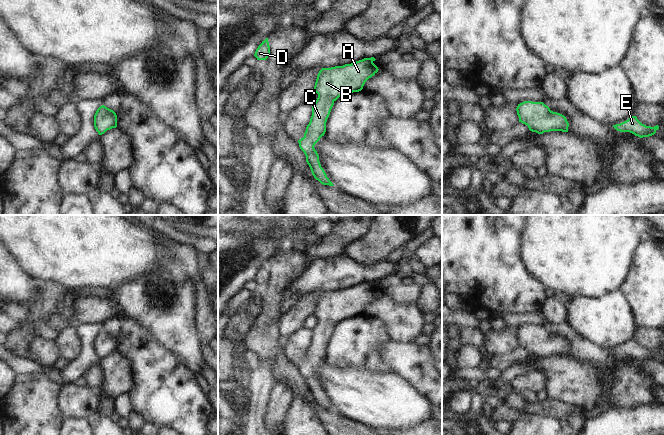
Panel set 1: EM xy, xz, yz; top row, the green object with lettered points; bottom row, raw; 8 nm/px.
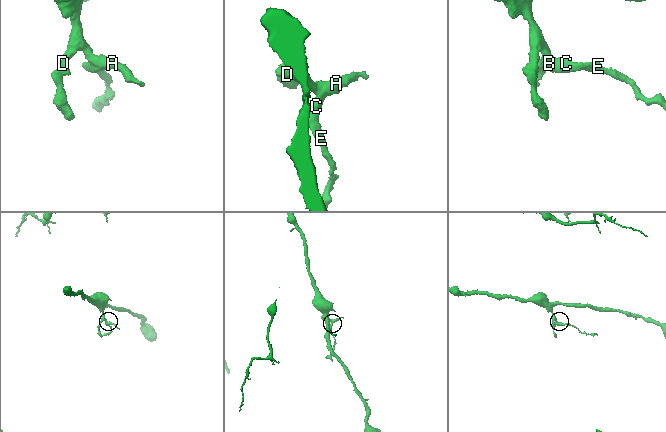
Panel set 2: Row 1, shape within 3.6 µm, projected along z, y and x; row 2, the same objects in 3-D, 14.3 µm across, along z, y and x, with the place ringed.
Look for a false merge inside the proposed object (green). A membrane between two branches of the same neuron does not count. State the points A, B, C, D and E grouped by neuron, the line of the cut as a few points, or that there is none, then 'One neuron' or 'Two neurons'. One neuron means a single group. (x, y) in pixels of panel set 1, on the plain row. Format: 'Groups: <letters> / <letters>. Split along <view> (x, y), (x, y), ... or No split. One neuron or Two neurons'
Groups: A B C D E. No split. One neuron

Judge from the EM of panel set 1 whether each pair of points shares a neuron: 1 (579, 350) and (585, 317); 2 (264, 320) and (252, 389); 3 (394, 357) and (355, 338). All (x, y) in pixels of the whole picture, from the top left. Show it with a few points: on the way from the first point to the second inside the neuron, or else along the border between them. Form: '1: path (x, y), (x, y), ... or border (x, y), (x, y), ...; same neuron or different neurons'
1: border (568, 321), (580, 334), (597, 343), (602, 348); different neurons
2: border (257, 362), (266, 364), (274, 379); different neurons
3: border (389, 339), (376, 347), (379, 359), (388, 368); different neurons

